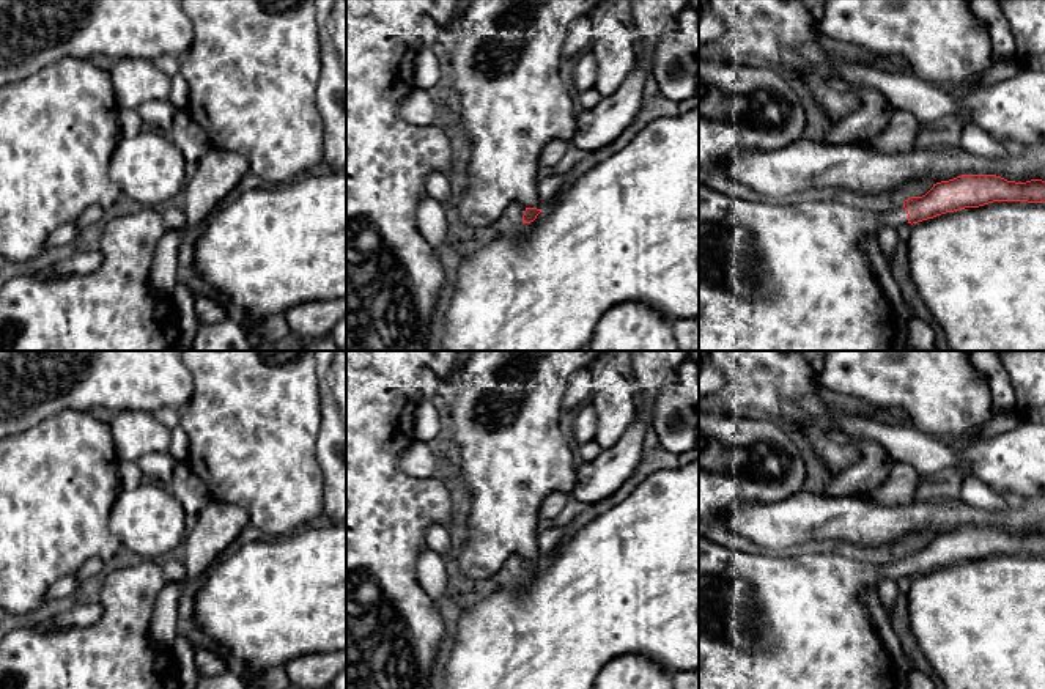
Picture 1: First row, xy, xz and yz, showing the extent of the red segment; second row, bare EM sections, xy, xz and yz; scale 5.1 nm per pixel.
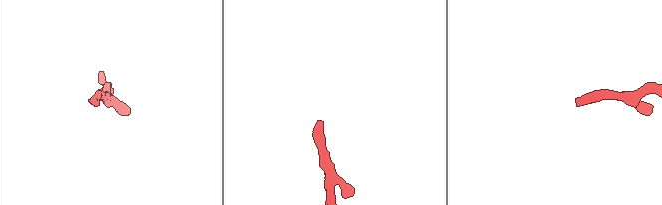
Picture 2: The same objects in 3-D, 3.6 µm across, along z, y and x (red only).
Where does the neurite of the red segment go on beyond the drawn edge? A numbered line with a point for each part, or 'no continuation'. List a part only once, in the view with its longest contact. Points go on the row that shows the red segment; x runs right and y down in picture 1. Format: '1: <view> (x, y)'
1: yz (773, 276)

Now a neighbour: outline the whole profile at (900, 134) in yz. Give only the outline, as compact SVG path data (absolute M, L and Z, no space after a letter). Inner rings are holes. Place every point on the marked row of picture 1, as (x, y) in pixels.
M895 110L888 129L872 142L881 151L905 151L916 145L919 123L916 116L907 110Z

